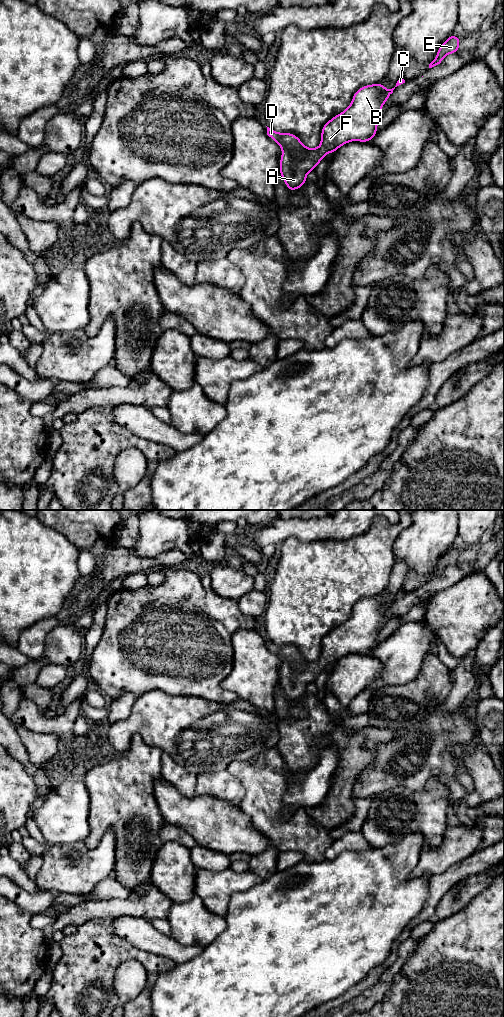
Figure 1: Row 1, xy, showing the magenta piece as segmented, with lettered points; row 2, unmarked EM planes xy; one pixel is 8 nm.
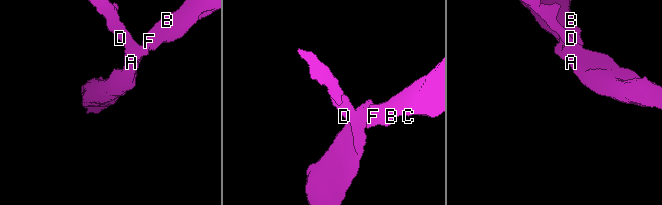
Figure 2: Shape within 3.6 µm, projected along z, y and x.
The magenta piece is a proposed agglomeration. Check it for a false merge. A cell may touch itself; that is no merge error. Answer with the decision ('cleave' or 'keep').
keep

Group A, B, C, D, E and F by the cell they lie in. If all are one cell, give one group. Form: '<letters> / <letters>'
A B C D E F

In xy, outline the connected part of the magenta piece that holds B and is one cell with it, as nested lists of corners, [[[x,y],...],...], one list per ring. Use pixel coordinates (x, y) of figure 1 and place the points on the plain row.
[[[400,590],[396,598],[392,601],[385,601],[383,595],[380,594],[365,597],[356,602],[349,619],[323,637],[319,660],[307,660],[295,646],[280,645],[267,639],[267,647],[278,655],[283,664],[280,669],[279,685],[287,700],[290,703],[296,703],[298,700],[304,698],[307,686],[315,682],[326,666],[334,665],[342,657],[351,653],[370,654],[377,646],[377,636],[379,635],[380,624],[384,615],[391,608],[393,602],[403,595],[405,595],[405,592]]]

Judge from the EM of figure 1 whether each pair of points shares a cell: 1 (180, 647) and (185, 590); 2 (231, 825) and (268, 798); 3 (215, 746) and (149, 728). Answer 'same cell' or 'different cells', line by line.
1: same cell
2: different cells
3: same cell

